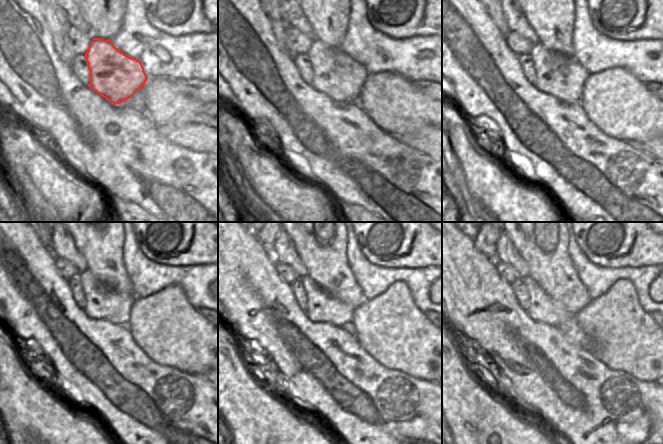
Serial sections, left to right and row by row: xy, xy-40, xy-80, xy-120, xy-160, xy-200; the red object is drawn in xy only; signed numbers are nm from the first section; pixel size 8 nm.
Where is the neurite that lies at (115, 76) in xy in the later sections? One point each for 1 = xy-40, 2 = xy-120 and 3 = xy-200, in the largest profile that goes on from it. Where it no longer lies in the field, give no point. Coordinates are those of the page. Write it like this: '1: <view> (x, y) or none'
1: xy-40 (335, 74)
2: xy-120 (102, 302)
3: xy-200 (542, 308)

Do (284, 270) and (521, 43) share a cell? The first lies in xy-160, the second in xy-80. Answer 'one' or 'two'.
one

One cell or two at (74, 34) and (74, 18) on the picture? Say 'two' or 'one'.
two

